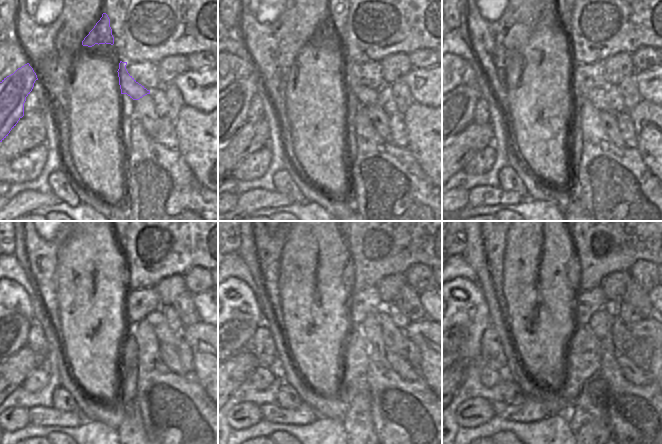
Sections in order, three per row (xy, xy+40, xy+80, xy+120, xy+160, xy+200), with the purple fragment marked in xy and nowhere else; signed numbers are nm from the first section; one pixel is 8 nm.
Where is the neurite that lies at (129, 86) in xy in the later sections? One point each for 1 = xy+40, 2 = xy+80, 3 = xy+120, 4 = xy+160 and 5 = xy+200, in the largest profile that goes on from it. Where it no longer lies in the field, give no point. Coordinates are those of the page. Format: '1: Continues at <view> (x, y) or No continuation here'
1: Continues at xy+40 (366, 96)
2: Continues at xy+80 (598, 97)
3: Continues at xy+120 (156, 319)
4: Continues at xy+160 (395, 340)
5: Continues at xy+200 (638, 351).

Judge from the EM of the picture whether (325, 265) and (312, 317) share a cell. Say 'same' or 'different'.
same

